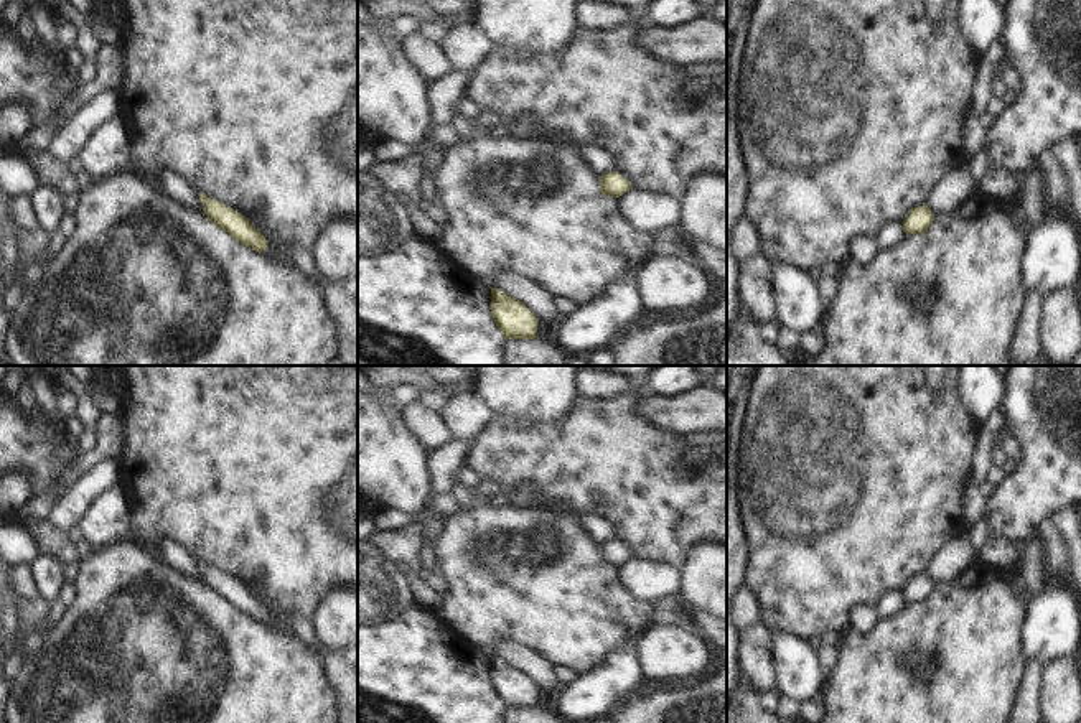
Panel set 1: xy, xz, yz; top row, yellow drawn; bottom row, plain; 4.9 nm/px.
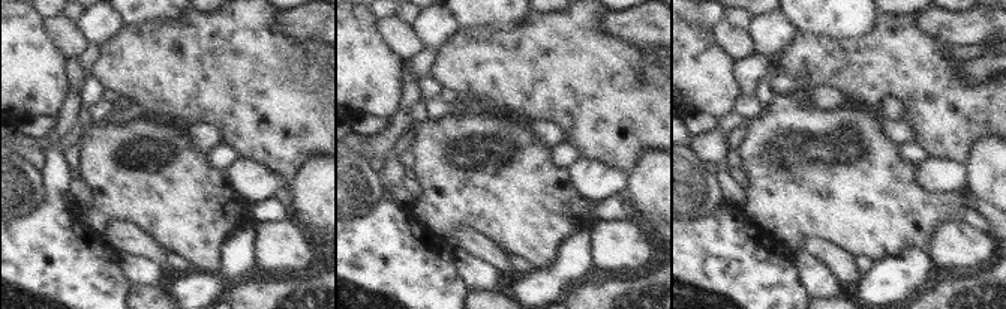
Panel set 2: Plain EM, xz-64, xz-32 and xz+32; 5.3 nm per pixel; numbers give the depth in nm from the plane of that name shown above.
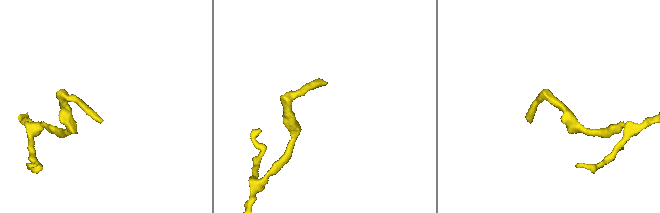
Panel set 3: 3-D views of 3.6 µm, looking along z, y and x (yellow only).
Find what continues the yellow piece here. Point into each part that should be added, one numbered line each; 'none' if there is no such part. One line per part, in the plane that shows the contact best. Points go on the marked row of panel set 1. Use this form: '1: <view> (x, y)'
1: xy (271, 254)

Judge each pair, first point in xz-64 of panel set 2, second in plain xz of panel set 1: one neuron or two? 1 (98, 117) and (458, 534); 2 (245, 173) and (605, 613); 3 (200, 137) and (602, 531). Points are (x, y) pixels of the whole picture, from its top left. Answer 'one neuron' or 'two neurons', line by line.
1: two neurons
2: two neurons
3: one neuron

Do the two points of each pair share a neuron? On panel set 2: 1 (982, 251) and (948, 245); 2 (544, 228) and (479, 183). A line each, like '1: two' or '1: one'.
1: one
2: one

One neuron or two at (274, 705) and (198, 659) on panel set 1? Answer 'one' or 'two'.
one

